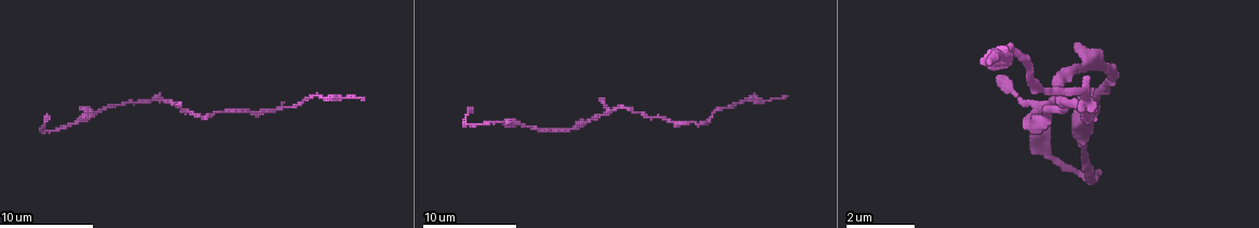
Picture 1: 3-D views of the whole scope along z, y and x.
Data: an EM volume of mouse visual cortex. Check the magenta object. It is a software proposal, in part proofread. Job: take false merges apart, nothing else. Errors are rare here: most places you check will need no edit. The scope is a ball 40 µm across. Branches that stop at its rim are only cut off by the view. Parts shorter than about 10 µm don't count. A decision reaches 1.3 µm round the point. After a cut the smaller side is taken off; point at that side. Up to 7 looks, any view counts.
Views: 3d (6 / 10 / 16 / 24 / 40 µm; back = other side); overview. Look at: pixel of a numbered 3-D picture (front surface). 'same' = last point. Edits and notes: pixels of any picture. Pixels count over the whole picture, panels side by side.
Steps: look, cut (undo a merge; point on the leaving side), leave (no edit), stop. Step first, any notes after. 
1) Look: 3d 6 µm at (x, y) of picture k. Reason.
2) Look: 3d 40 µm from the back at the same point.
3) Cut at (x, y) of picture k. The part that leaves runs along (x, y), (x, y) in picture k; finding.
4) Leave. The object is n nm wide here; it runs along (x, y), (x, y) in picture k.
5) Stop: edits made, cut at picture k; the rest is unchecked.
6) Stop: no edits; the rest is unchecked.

Look: 3d 10 µm at (694, 123) of picture 1.

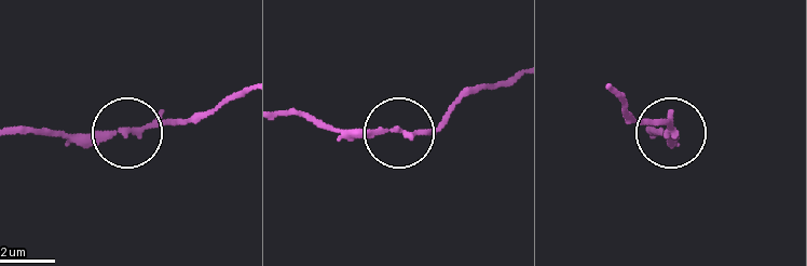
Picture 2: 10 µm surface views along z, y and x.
Leave. It runs along (12, 136), (117, 136), (205, 115) in picture 2; all the same neuron.

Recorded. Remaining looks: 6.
Look: 3d 6 µm at (616, 110) of picture 1.

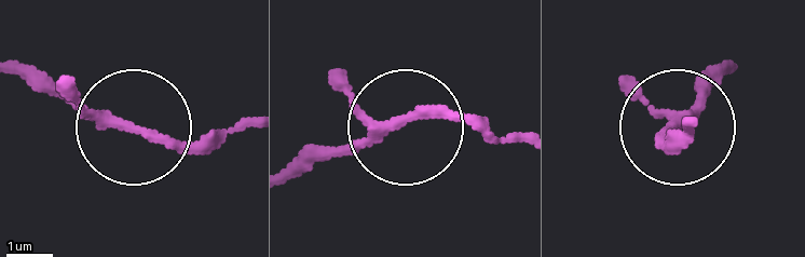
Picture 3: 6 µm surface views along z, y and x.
Leave. It runs along (677, 121), (719, 67) in picture 3; one neuron here.

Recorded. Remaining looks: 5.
Look: 3d 16 µm at (508, 122) of picture 1. Calibre changes.

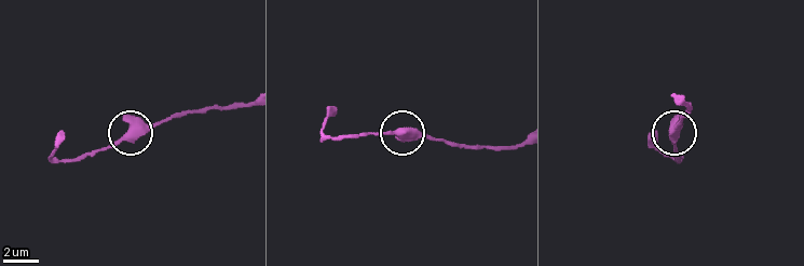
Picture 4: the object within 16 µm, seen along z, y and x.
Leave. It runs along (520, 144), (450, 145), (398, 132), (369, 132) in picture 4; all the same neuron.

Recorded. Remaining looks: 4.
Stop: no edits; the rest is unchecked.

